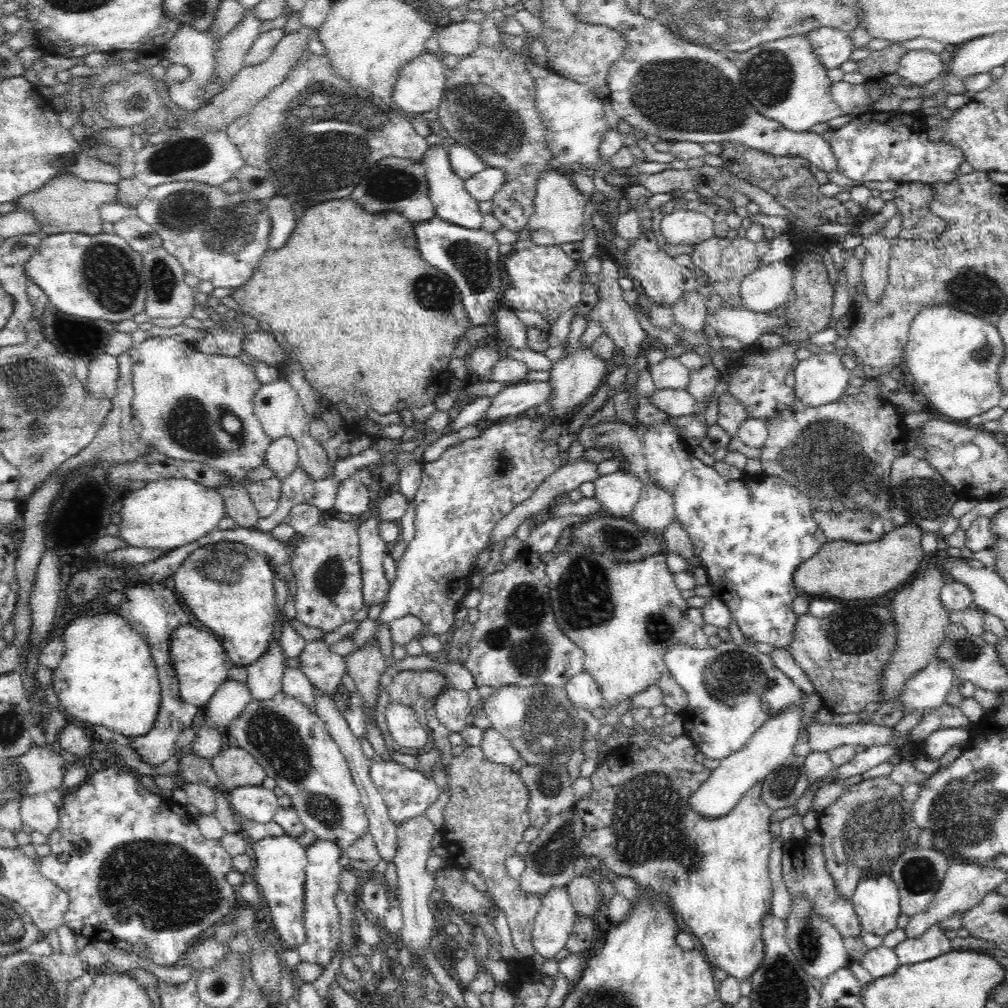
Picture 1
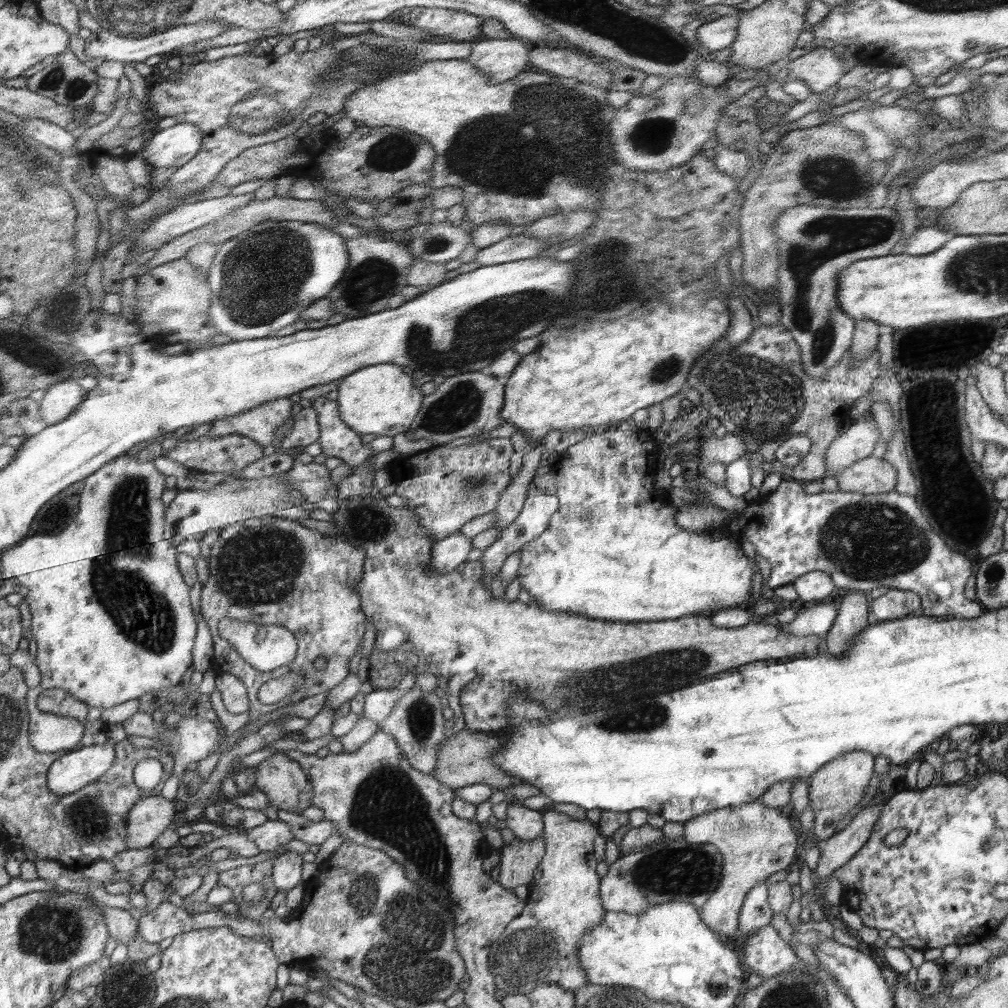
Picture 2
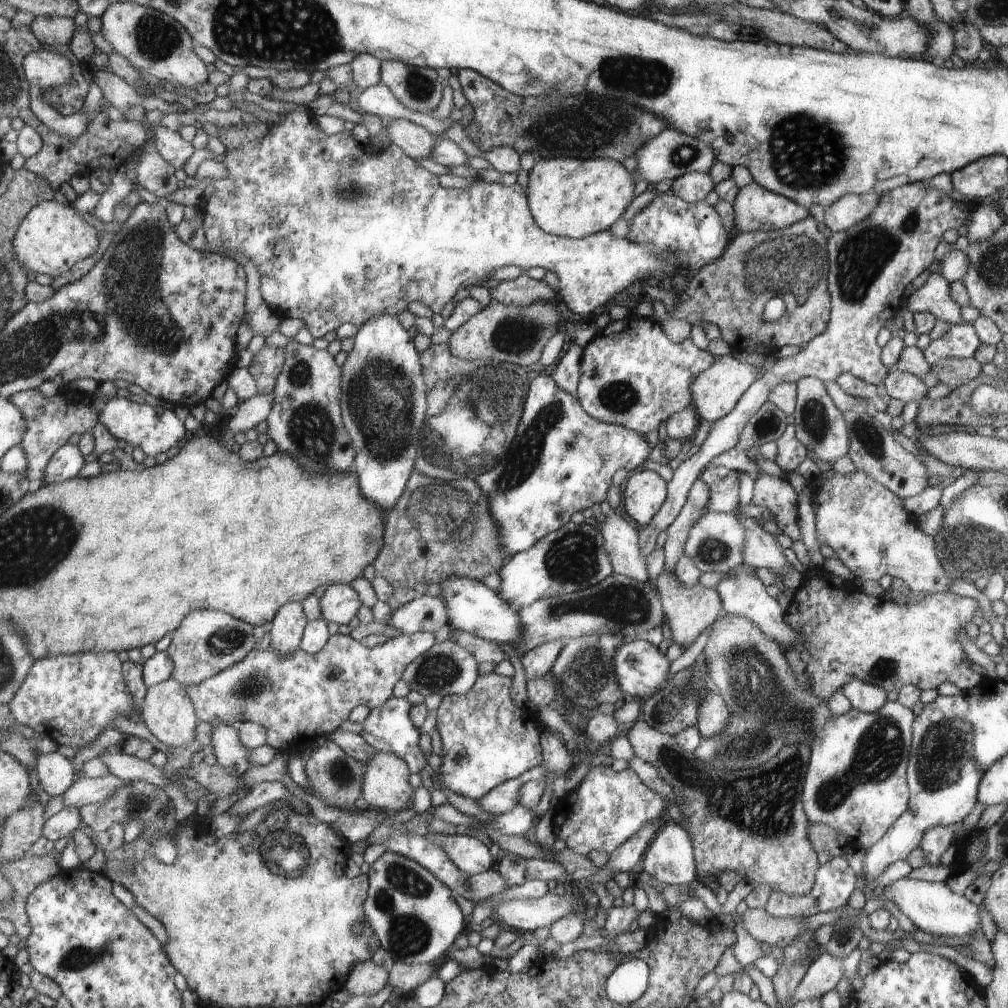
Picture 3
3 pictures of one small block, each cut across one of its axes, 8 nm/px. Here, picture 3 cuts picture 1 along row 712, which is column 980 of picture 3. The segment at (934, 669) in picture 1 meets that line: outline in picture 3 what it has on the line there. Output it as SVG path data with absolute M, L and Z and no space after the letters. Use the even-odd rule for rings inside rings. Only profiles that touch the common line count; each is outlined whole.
M905 877L896 880L886 888L879 889L879 894L883 900L892 902L900 912L908 916L916 929L936 937L964 938L982 929L979 916L980 905L970 902L964 894L952 892L946 882L925 882Z

